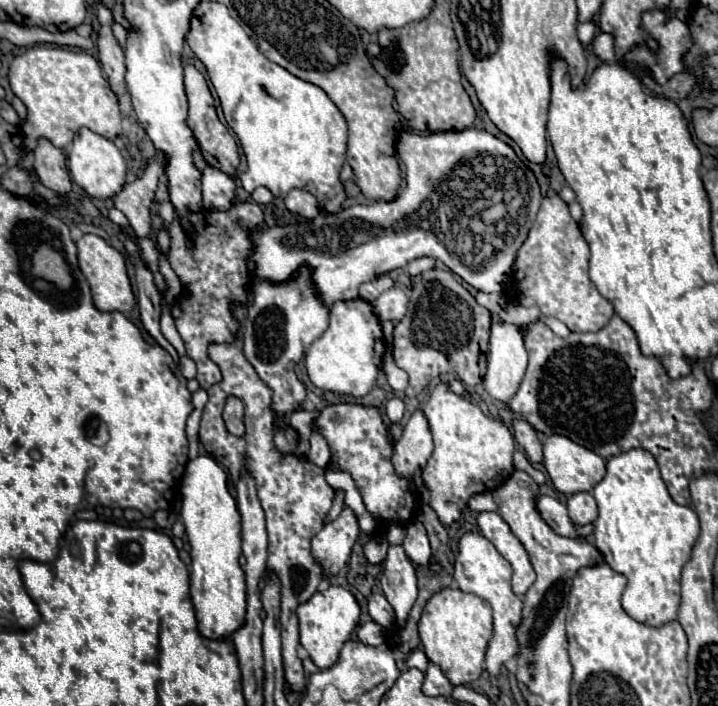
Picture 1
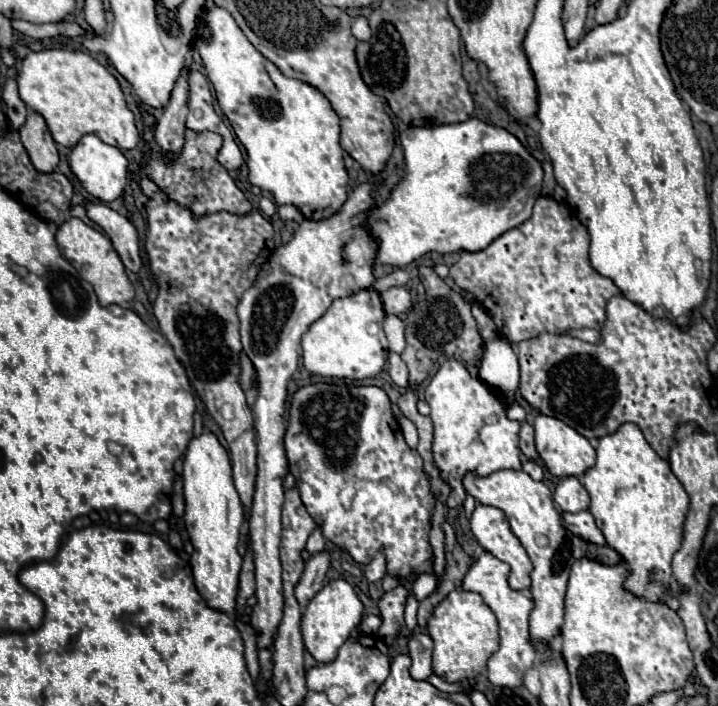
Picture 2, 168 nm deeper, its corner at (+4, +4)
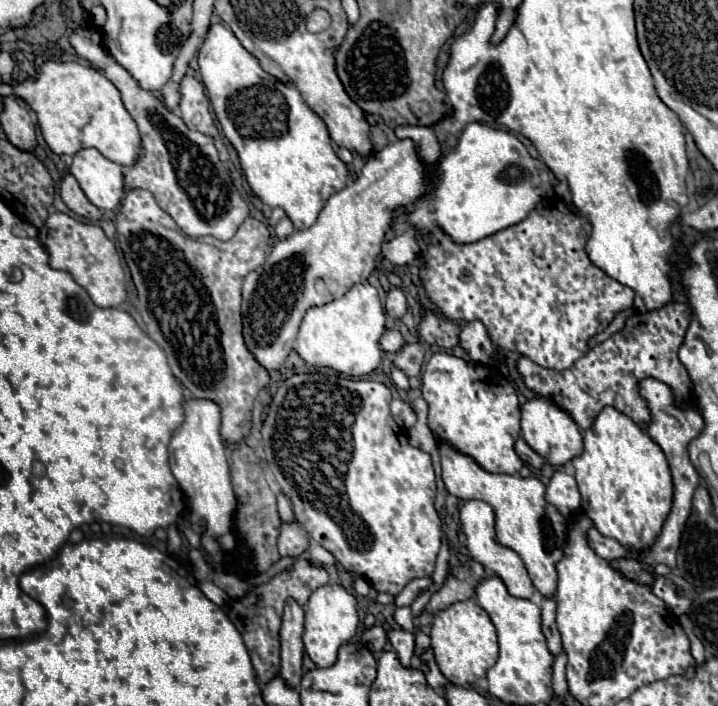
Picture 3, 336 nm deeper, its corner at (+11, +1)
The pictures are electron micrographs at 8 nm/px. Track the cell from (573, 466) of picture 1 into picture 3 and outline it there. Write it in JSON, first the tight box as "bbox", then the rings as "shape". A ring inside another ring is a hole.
{"bbox":[520,397,582,465],"shape":[[[534,397],[520,405],[520,427],[524,441],[552,465],[564,465],[582,453],[582,433],[570,413],[560,409],[550,397]]]}

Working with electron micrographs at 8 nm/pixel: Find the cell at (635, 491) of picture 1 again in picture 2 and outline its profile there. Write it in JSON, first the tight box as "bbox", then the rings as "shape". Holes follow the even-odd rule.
{"bbox":[581,424,689,610],"shape":[[[623,424],[615,434],[609,434],[599,440],[597,446],[597,462],[591,470],[581,476],[585,490],[591,496],[589,512],[595,516],[599,530],[603,532],[607,546],[611,546],[623,560],[629,570],[625,580],[625,590],[635,594],[637,598],[645,598],[647,602],[665,604],[673,610],[679,608],[679,600],[673,594],[667,594],[667,586],[671,586],[671,558],[675,550],[679,550],[679,542],[683,542],[683,518],[687,518],[689,498],[683,490],[681,482],[671,472],[669,462],[661,460],[653,448],[645,442],[641,430],[635,424]]]}

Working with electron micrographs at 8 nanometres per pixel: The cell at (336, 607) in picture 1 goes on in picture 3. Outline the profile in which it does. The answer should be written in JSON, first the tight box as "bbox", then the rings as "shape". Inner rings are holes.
{"bbox":[304,583,358,667],"shape":[[[328,583],[318,587],[306,605],[306,621],[304,621],[304,647],[310,659],[318,667],[330,667],[336,663],[336,655],[340,645],[348,643],[358,631],[358,611],[356,599],[338,583]]]}

